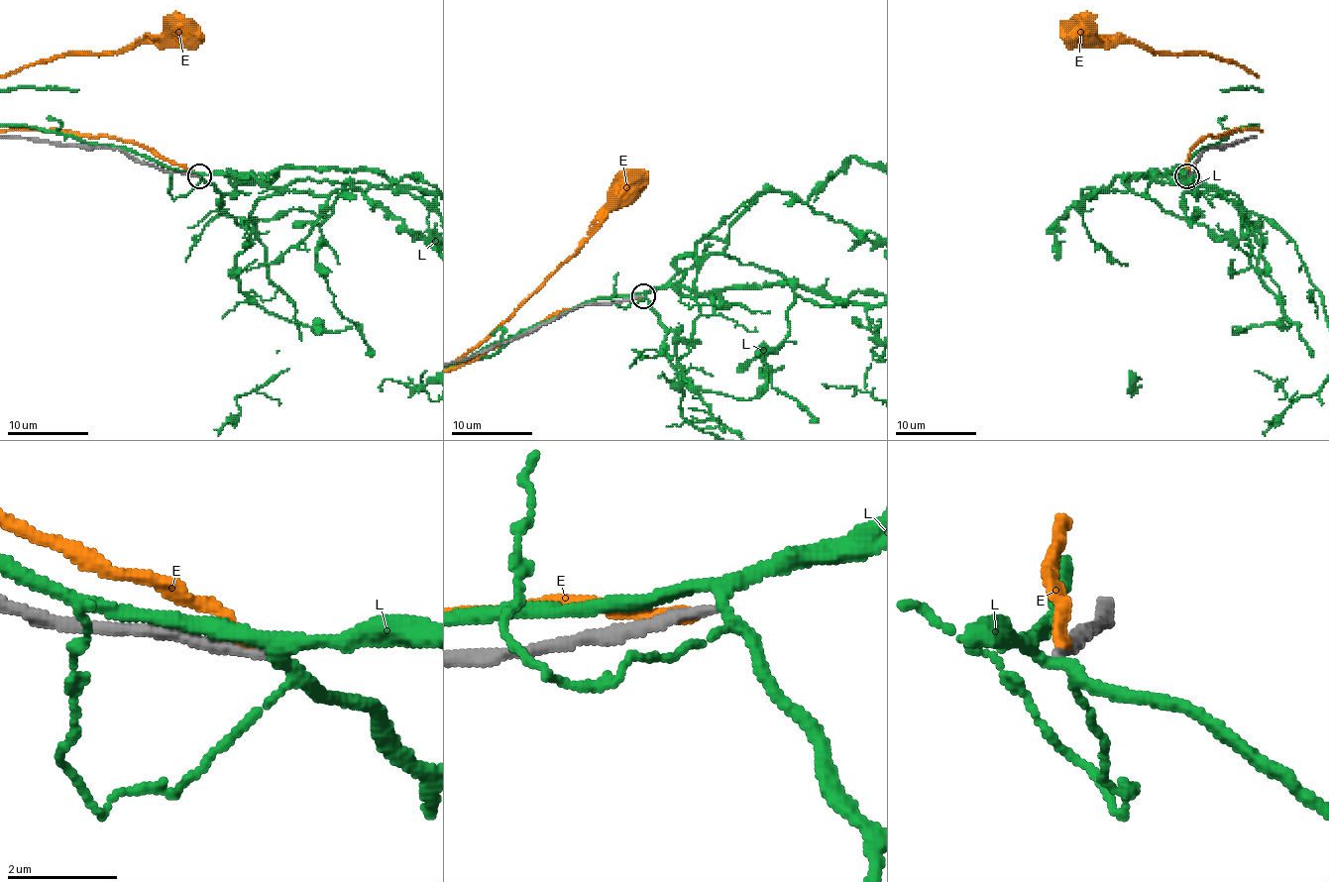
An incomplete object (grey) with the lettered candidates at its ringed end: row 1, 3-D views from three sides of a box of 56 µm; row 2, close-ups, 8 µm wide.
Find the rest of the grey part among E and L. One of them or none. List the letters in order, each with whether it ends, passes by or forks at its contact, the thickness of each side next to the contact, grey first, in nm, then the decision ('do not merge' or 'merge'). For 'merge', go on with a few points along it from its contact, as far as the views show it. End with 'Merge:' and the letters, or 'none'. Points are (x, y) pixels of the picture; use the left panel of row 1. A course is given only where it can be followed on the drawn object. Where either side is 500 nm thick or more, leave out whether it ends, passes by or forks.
E: it ends there; 260 nm thick on the grey side, 260 nm on the other; do not merge
L: it forks there; 190 nm thick on the grey side, 240 nm on the other; do not merge
Merge: none

